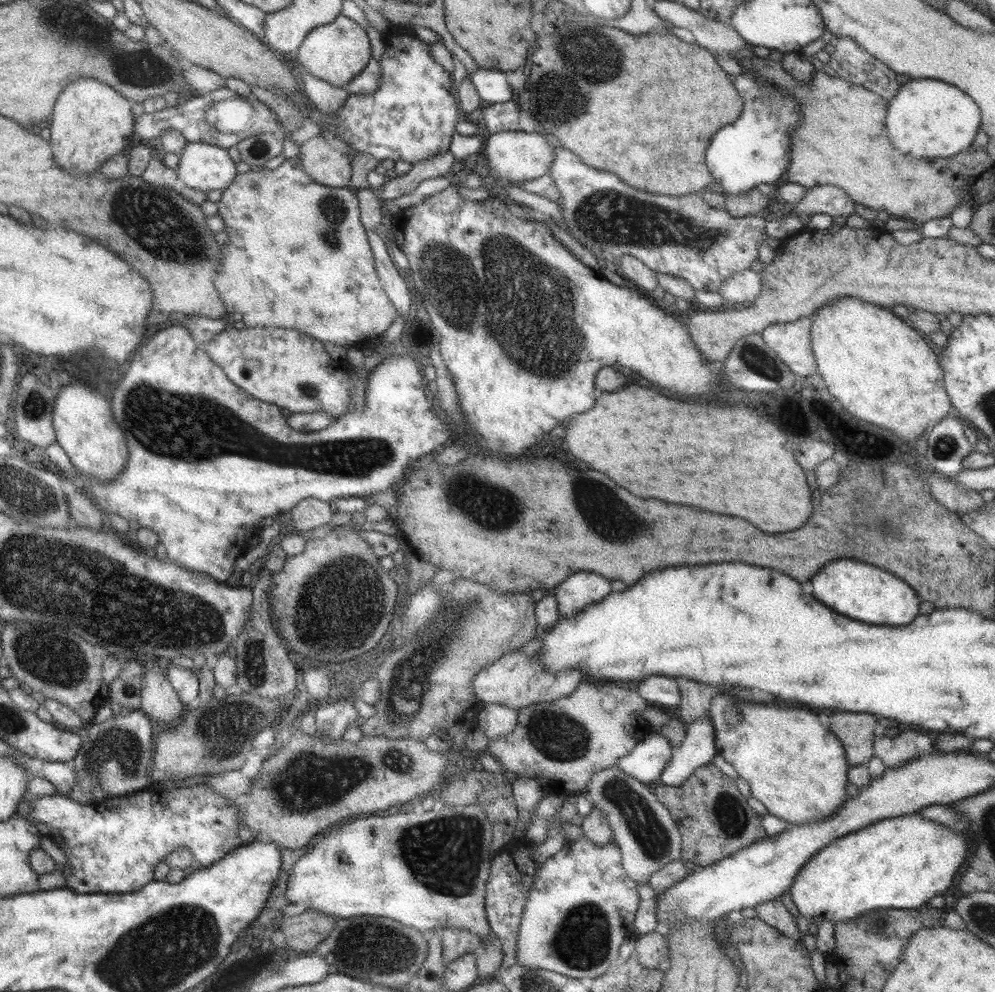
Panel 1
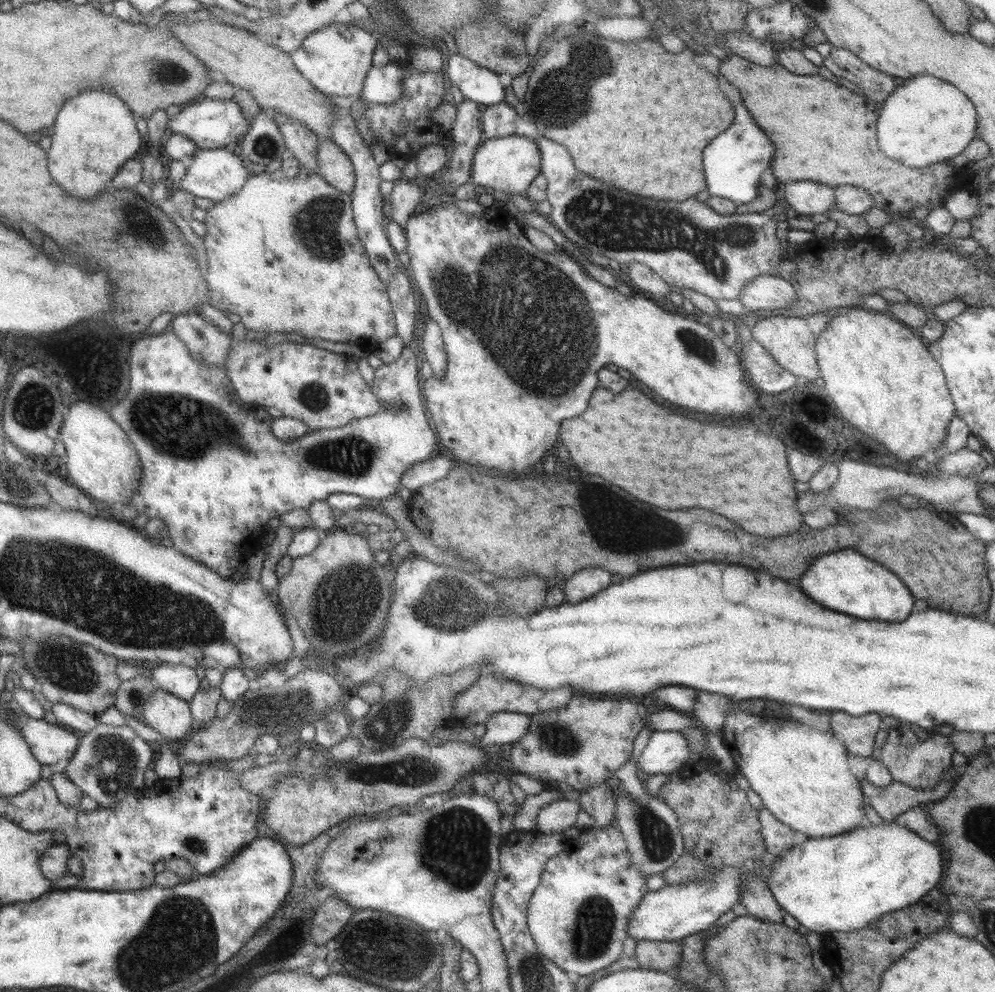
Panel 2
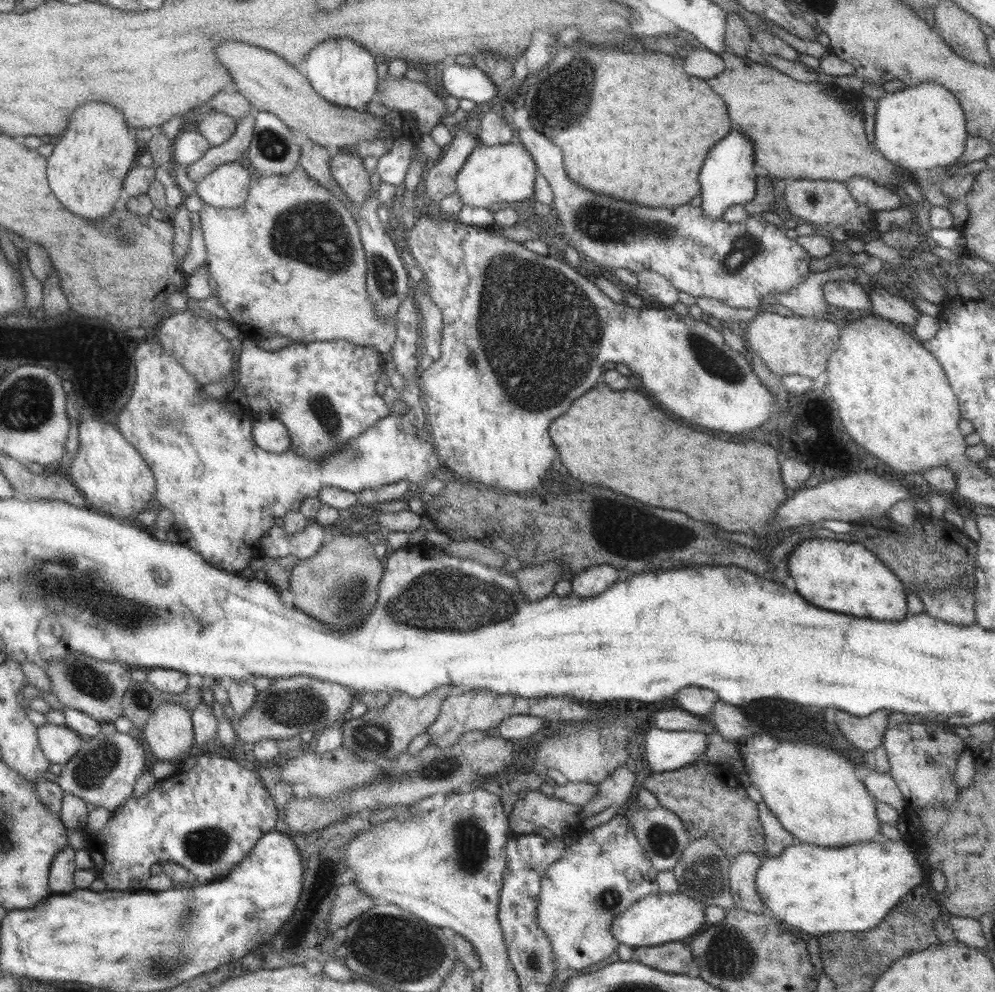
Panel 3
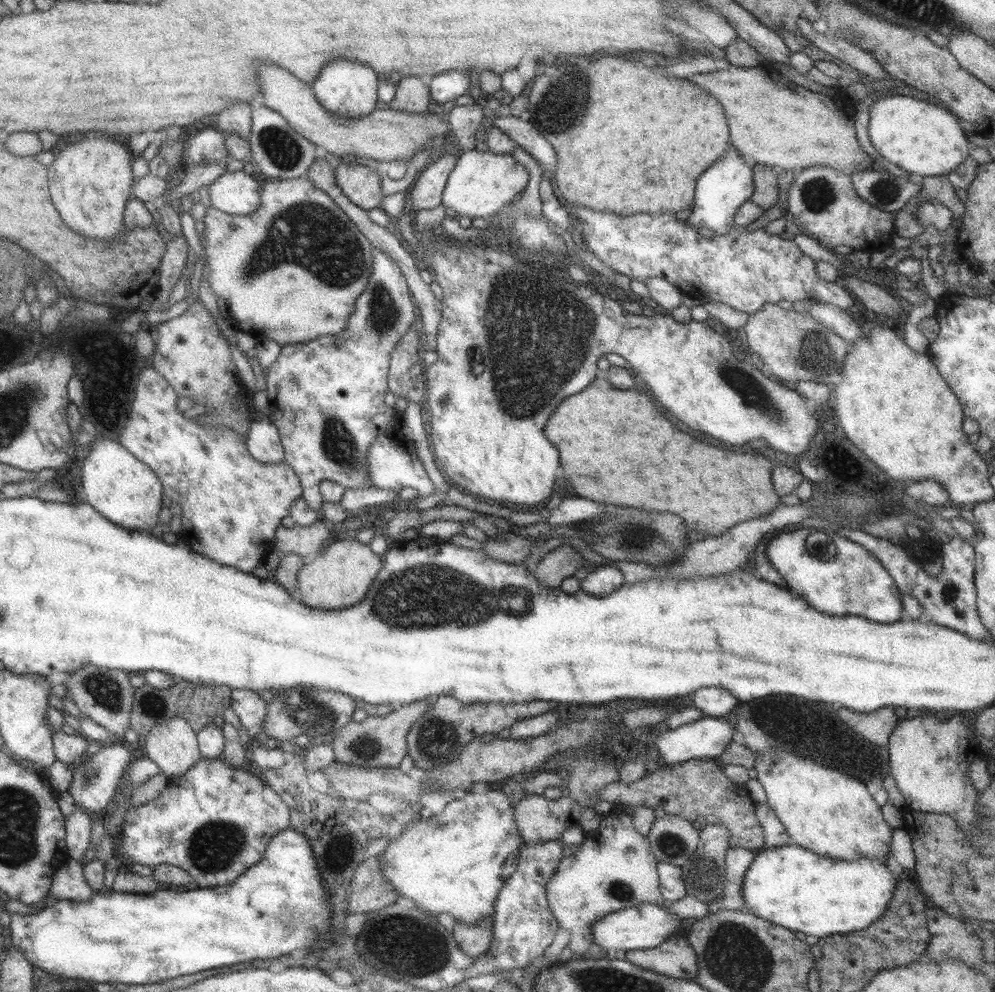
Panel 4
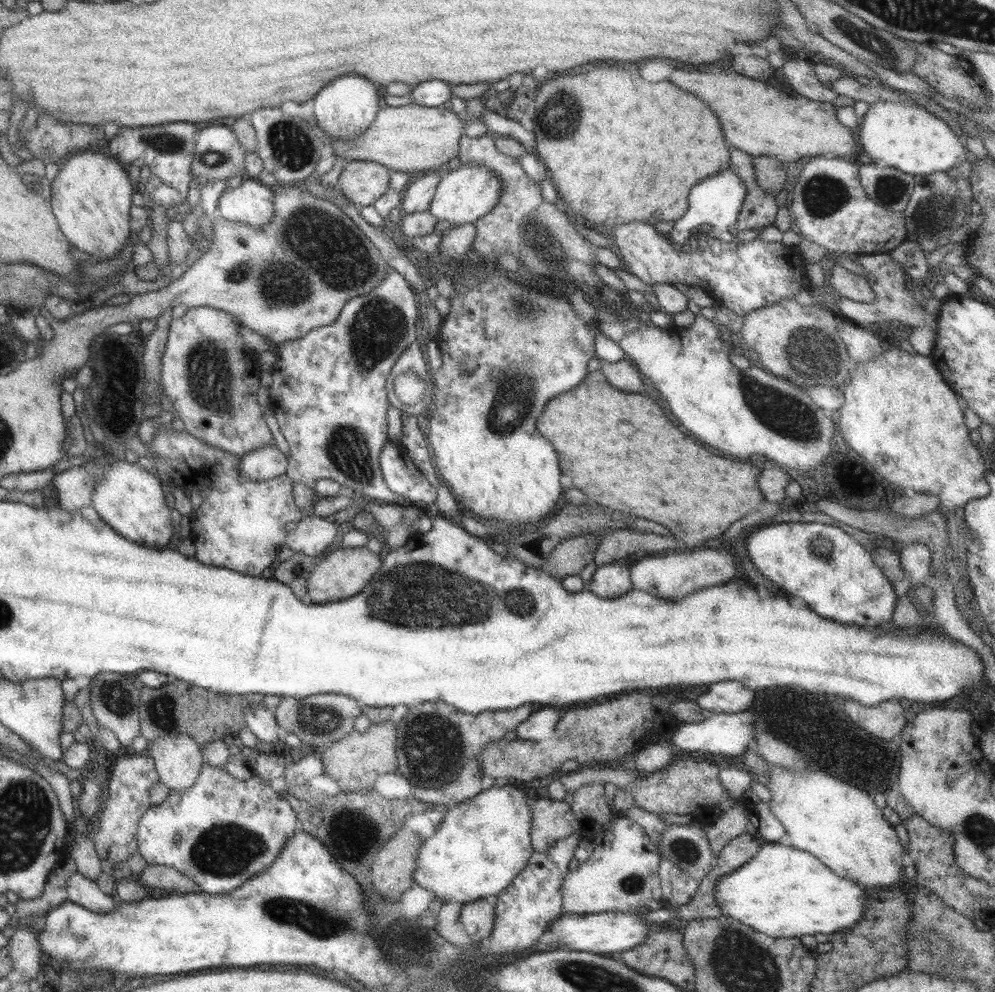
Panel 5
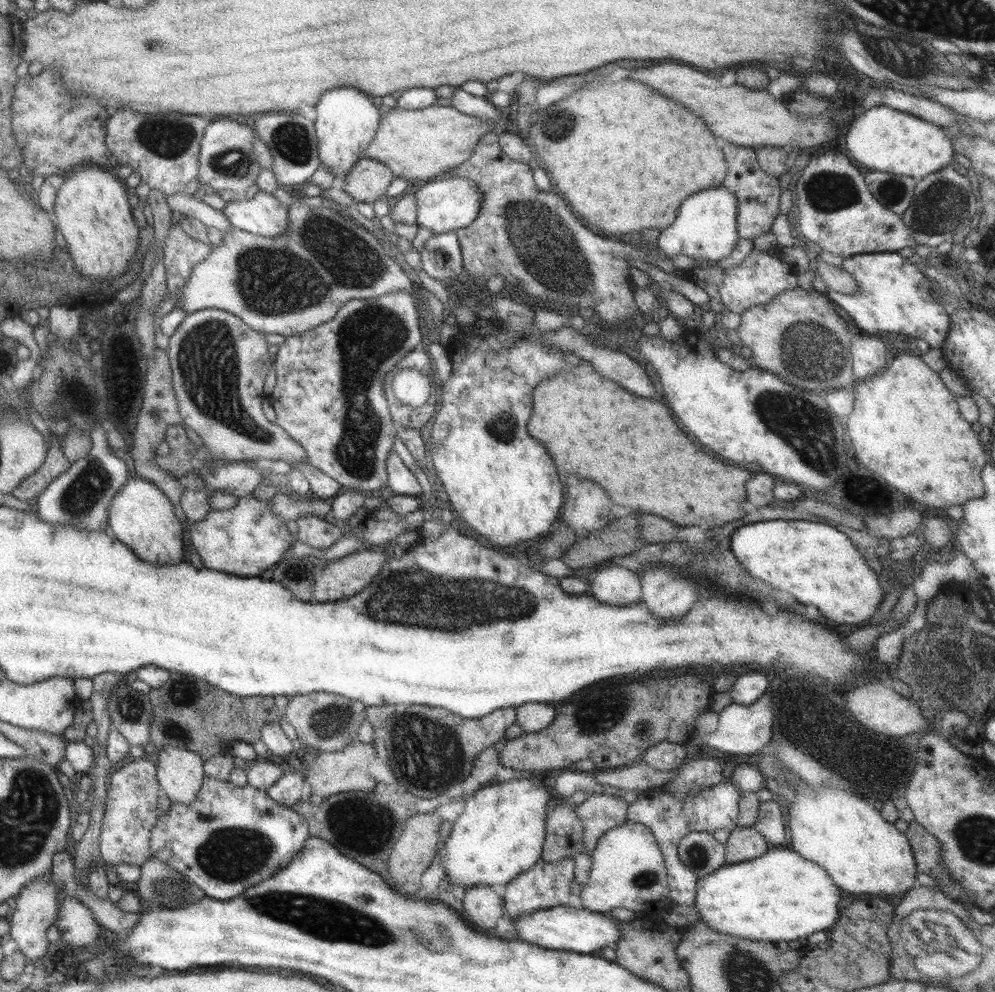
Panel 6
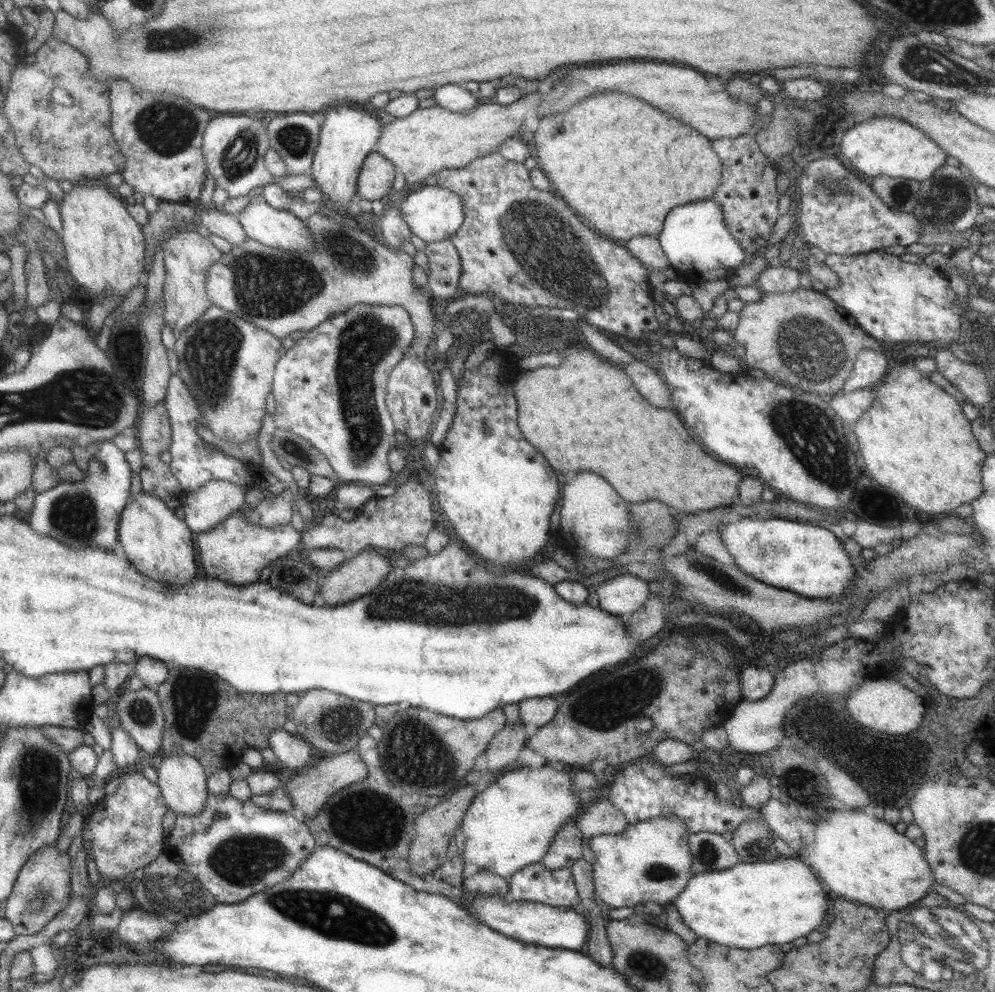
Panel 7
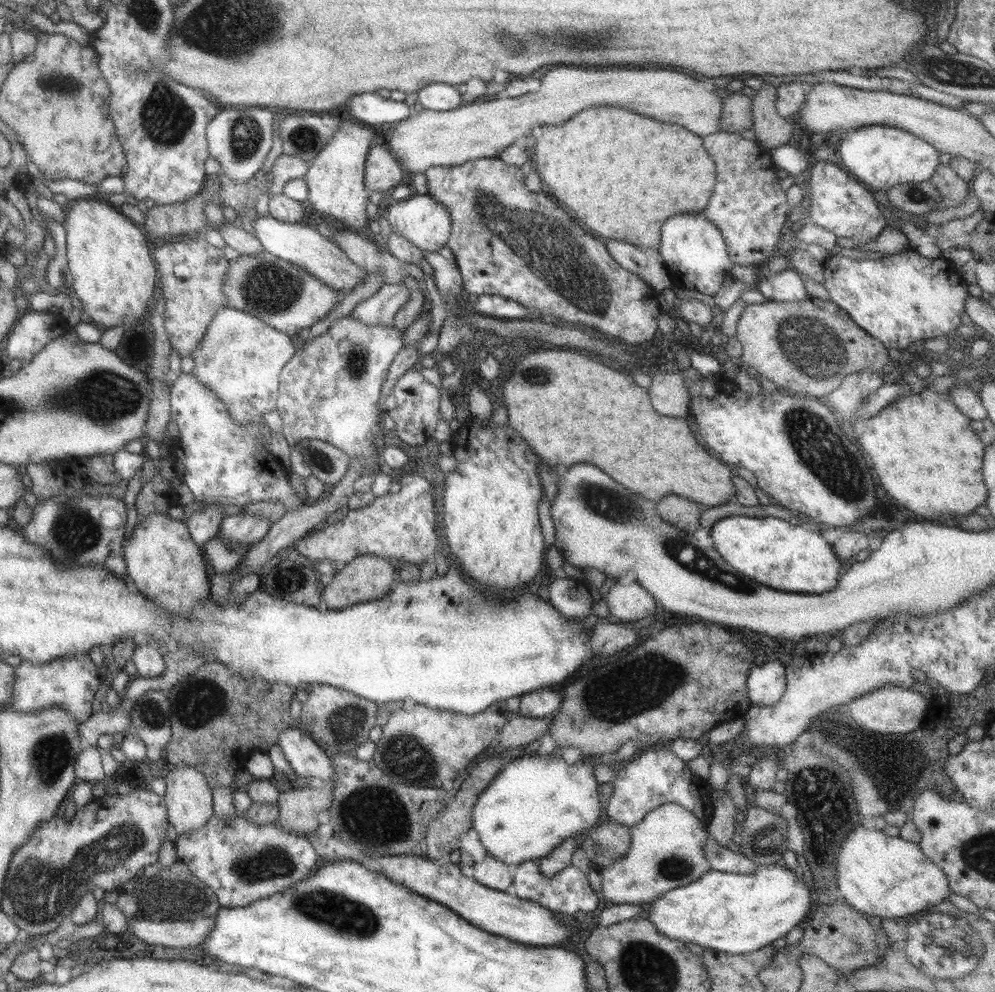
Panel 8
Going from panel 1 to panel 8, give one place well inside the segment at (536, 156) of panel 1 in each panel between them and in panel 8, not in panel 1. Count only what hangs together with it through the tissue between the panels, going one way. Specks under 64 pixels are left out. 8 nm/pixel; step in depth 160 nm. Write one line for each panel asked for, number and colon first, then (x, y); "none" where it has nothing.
2: (508, 164)
3: (506, 172)
4: (480, 184)
5: (461, 196)
6: (442, 205)
7: (432, 213)
8: (419, 219)

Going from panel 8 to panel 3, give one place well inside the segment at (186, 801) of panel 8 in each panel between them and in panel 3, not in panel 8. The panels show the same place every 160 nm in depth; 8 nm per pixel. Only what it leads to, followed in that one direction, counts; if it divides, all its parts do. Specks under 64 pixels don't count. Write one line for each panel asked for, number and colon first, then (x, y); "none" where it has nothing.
3: (168, 732)
4: (172, 746)
5: (177, 759)
6: (179, 773)
7: (181, 780)

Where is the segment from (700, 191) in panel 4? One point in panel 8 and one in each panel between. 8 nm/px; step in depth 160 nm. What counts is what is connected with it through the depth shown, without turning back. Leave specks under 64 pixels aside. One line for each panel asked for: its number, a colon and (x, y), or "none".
5: (714, 203)
6: (704, 228)
7: (693, 237)
8: (693, 250)

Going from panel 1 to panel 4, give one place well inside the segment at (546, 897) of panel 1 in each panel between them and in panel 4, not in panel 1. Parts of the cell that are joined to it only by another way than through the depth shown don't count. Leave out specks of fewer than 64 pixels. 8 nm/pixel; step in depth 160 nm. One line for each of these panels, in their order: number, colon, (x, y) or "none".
2: (577, 915)
3: (603, 872)
4: (614, 868)

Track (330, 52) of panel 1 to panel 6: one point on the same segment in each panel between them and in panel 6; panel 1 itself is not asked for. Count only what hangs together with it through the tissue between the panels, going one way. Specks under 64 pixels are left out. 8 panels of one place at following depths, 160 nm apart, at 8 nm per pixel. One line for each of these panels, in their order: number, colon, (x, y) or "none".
2: (335, 59)
3: (342, 72)
4: (347, 89)
5: (343, 109)
6: (346, 120)

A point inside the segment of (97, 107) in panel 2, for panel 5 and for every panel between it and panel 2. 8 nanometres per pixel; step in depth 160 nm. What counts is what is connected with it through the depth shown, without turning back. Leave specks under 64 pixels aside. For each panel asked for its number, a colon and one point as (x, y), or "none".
3: (89, 161)
4: (90, 181)
5: (90, 198)

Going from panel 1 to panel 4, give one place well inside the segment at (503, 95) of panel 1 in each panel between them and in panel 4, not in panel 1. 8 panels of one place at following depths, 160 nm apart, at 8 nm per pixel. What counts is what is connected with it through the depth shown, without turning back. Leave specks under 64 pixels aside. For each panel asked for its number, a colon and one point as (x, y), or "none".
2: (475, 83)
3: (471, 83)
4: (446, 86)

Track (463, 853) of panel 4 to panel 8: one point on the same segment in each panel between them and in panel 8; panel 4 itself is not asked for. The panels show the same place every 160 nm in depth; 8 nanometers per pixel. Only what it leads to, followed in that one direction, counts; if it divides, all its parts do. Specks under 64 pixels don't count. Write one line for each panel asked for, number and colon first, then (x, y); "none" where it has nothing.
5: (481, 844)
6: (499, 834)
7: (510, 824)
8: (536, 802)

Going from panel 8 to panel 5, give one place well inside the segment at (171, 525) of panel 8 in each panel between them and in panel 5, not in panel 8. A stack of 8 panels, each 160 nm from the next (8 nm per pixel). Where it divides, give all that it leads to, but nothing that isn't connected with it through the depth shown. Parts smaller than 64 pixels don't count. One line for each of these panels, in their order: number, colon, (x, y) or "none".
5: (130, 500)
6: (140, 517)
7: (158, 545)

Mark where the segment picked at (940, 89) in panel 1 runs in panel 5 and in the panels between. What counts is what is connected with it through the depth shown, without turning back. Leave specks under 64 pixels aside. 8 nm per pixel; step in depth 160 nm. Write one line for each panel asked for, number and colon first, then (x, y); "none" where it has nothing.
2: (926, 120)
3: (922, 127)
4: (923, 139)
5: (905, 137)

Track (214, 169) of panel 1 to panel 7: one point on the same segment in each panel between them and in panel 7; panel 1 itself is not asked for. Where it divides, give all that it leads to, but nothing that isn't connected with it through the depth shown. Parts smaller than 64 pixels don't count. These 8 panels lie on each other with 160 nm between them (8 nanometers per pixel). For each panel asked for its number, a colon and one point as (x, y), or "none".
2: (217, 174)
3: (227, 186)
4: (236, 193)
5: (252, 203)
6: (258, 213)
7: (275, 228)

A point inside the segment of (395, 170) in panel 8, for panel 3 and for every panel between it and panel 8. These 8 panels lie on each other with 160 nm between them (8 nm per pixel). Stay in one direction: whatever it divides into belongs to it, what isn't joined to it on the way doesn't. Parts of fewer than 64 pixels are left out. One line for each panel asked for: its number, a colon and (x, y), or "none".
3: (347, 170)
4: (358, 183)
5: (362, 182)
6: (367, 180)
7: (374, 181)

